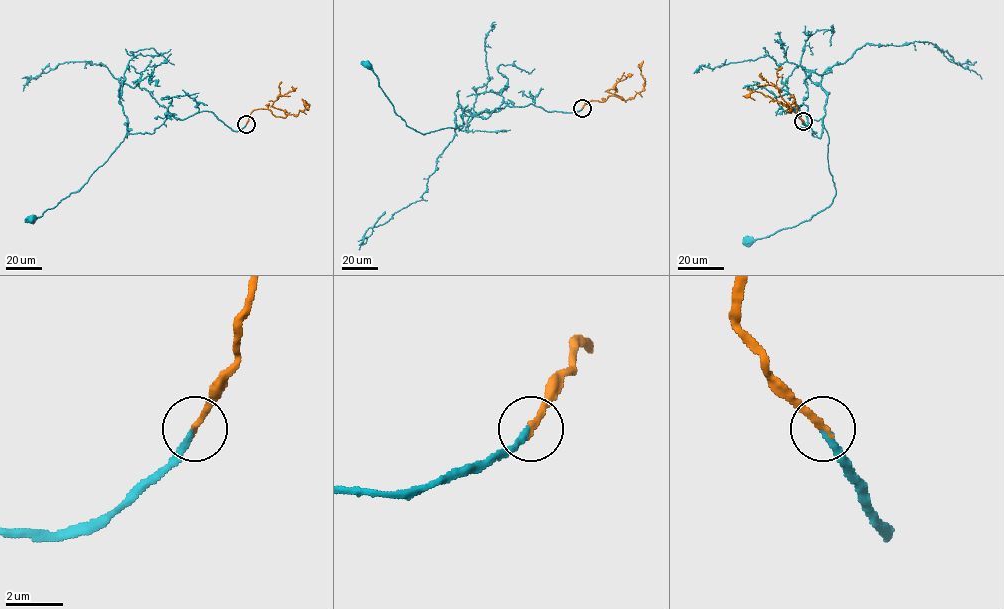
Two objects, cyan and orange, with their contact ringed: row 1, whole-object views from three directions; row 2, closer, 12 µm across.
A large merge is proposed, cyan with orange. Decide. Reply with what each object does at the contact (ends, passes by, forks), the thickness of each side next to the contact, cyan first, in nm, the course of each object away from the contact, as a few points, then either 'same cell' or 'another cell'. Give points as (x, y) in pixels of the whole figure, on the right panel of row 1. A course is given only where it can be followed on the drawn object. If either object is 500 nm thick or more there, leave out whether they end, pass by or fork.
cyan ends | orange ends | 240/220 nm | cyan via (803, 121), (809, 130), (801, 105), (793, 110), (813, 136), (823, 127), (829, 137), (833, 203), (747, 242) | orange via (803, 121), (794, 101), (788, 107), (790, 112), (793, 109), (761, 93), (743, 95) | same cell

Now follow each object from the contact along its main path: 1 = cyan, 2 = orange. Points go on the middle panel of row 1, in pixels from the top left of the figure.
1: (582, 109), (549, 112), (503, 100), (487, 118), (463, 116), (461, 128), (422, 134), (395, 112), (367, 64)
2: (582, 109), (591, 100), (604, 101), (611, 95), (627, 100), (639, 93), (645, 84), (640, 67), (643, 61)

